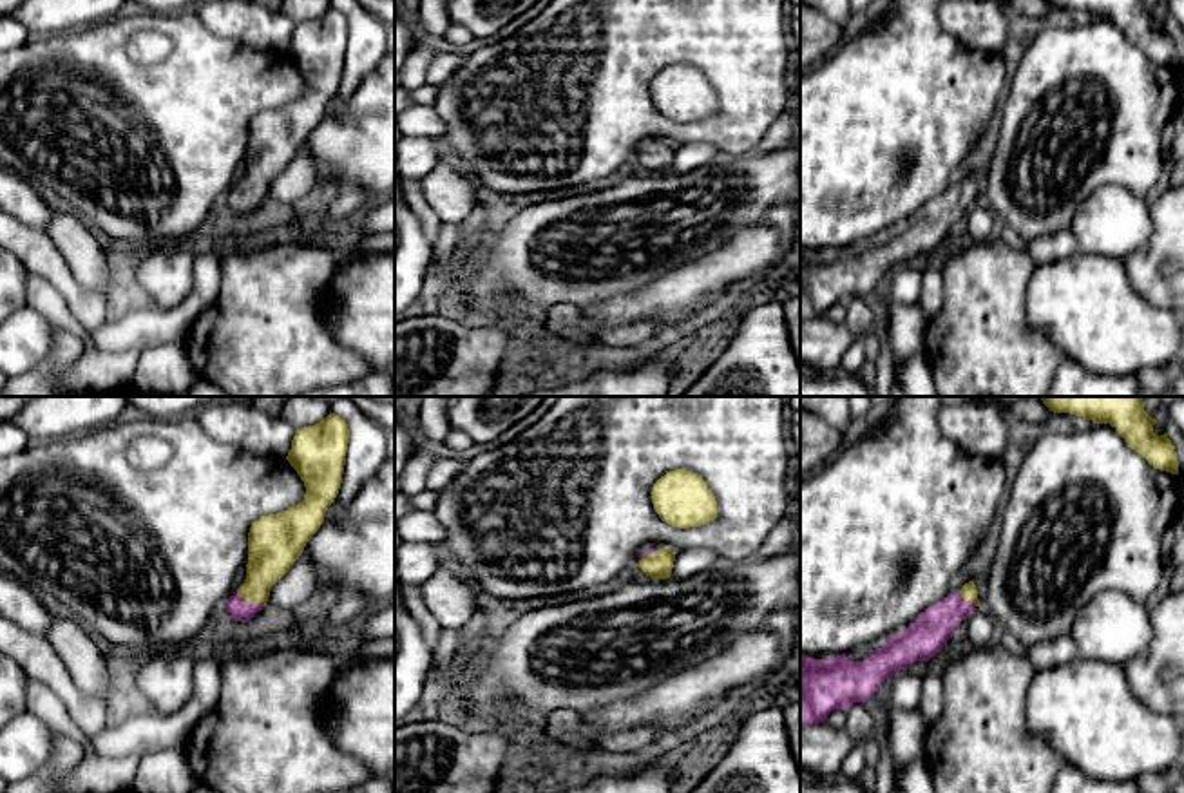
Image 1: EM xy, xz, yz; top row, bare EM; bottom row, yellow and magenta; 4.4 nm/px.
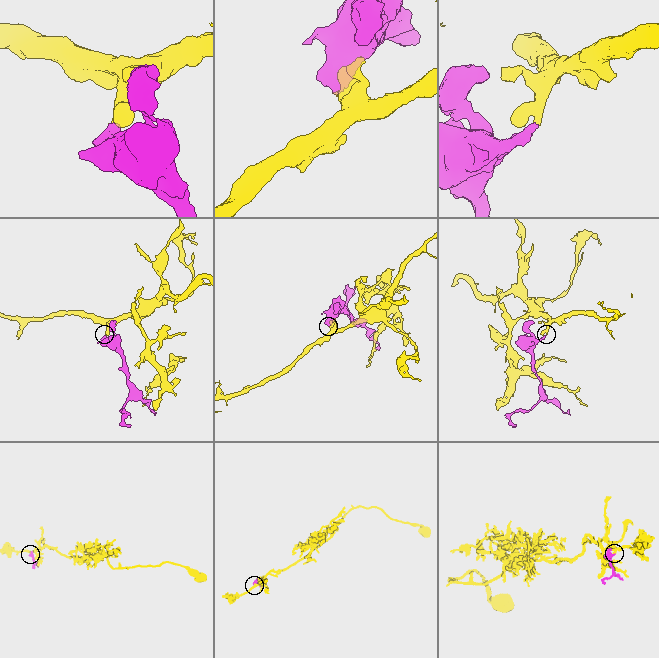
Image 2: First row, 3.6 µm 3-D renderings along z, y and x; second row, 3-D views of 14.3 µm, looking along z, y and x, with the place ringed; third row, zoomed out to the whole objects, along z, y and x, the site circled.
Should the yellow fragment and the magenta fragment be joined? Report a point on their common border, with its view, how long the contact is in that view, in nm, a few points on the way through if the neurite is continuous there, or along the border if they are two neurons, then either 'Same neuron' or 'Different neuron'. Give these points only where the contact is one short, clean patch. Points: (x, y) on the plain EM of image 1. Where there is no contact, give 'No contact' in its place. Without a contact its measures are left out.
Touches yellow at xy (250, 196). Shared border 140 nm. Path across: xy (272, 145), (250, 196), (241, 205). Same neuron

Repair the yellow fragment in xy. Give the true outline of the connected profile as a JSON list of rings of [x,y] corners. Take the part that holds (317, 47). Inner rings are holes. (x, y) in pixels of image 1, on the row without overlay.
[[[335,7],[295,25],[286,54],[304,76],[306,89],[299,100],[252,118],[246,174],[224,196],[235,215],[250,215],[266,199],[272,181],[293,161],[324,118],[342,78],[348,38],[348,18]]]

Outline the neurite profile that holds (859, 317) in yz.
[[[855,297],[845,304],[845,320],[844,324],[856,335],[867,331],[873,324],[873,311],[867,306],[864,297]]]

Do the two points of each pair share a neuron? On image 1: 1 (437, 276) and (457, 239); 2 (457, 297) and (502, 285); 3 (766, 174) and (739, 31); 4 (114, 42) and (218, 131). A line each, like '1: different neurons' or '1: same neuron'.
1: same neuron
2: same neuron
3: different neurons
4: same neuron

